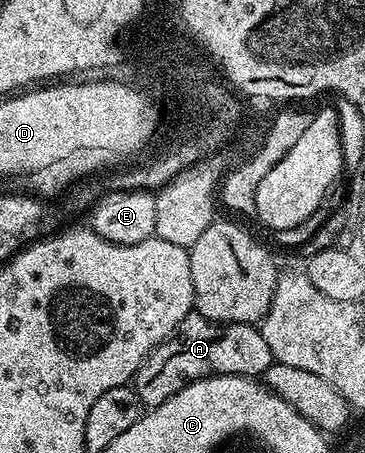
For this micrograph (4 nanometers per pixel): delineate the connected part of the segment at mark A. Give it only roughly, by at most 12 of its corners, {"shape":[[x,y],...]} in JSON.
{"shape":[[190,313],[131,383],[142,408],[208,375],[264,376],[260,326]]}

